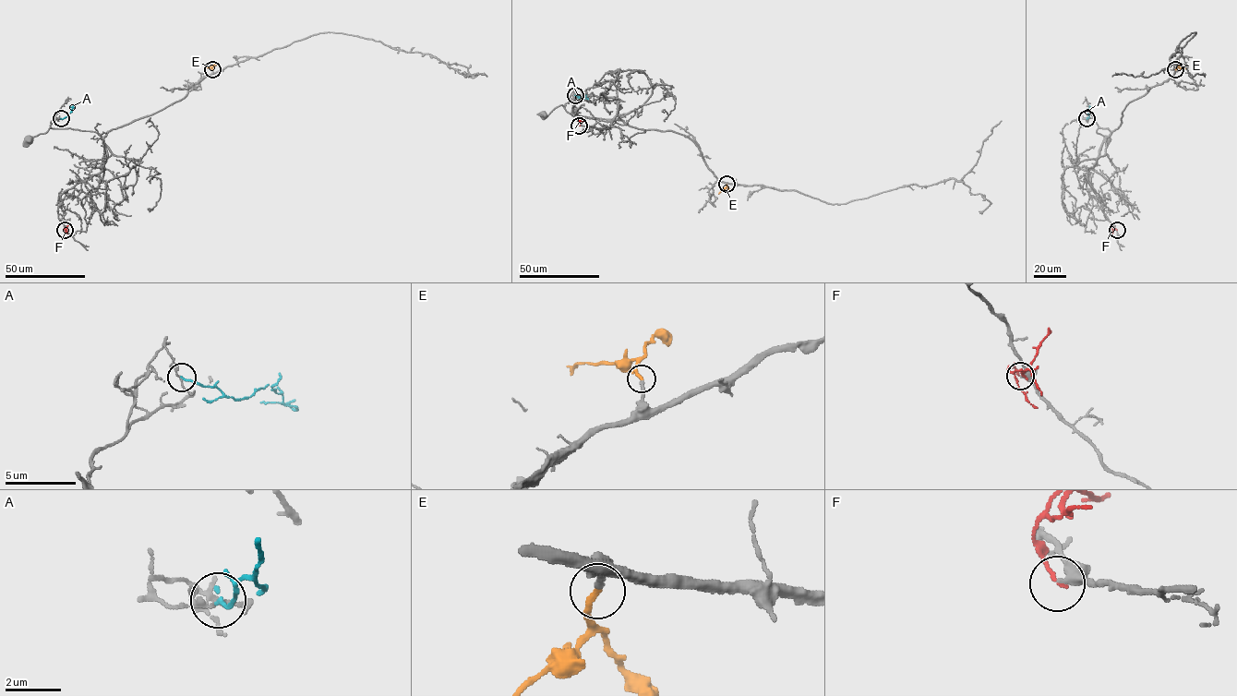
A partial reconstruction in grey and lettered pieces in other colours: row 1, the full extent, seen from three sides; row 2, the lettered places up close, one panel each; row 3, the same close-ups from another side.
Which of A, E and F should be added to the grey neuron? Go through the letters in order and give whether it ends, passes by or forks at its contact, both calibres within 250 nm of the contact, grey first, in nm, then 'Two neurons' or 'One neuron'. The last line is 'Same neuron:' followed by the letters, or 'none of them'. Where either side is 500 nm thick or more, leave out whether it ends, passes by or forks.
A: It ends there. Thickness 120 nm (grey) against 150 nm. Two neurons
E: It ends there. Thickness 220 nm (grey) against 240 nm. One neuron
F: It ends there. Thickness 240 nm (grey) against 110 nm. Two neurons
Same neuron: E

